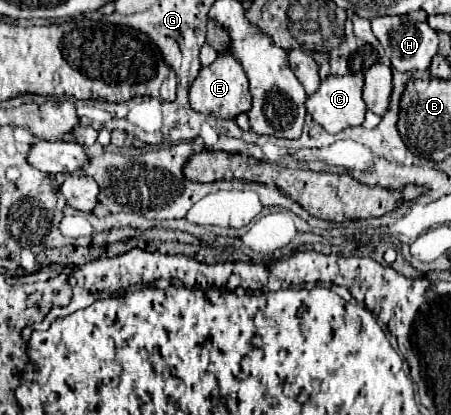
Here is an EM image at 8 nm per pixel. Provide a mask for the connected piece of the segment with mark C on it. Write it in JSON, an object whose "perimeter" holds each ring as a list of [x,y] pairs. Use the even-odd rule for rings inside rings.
{"perimeter":[[[363,74],[327,76],[321,82],[319,90],[307,98],[305,102],[307,114],[311,114],[311,118],[331,134],[337,134],[349,126],[361,126],[365,118],[365,102],[361,98],[361,92],[363,92]]]}

